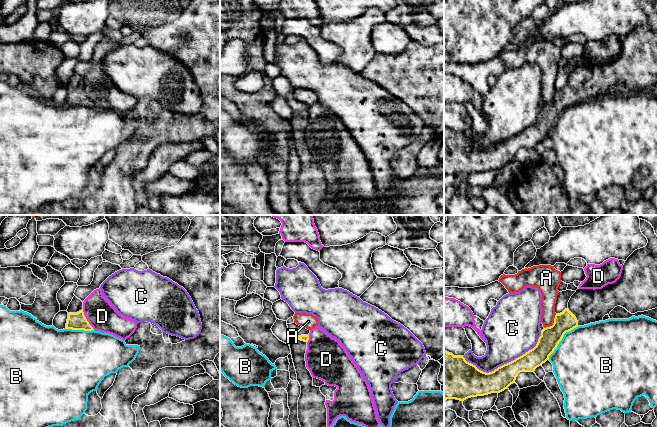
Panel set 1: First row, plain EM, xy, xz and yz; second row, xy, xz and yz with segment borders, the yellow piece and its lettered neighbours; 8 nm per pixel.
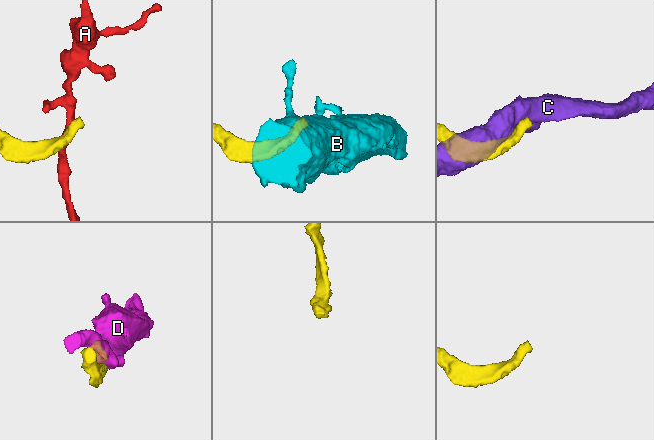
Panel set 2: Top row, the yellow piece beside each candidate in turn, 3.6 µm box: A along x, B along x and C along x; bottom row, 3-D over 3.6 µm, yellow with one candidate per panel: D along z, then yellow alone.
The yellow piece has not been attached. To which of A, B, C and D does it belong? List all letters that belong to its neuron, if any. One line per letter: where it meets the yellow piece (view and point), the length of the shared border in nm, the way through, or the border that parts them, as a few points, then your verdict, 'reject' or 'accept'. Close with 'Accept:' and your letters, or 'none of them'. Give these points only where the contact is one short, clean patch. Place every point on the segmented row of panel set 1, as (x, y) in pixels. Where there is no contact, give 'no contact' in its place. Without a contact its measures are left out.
A: meets yellow in yz at (553, 323); contact 160 nm long; reject
B: meets yellow in yz at (561, 339); contact 360 nm long; border along yz (578, 326), (564, 334), (548, 359); reject
C: meets yellow in yz at (505, 364); contact 650 nm long; reject
D: meets yellow in xy at (86, 320); contact 190 nm long; reject
Accept: none of them

